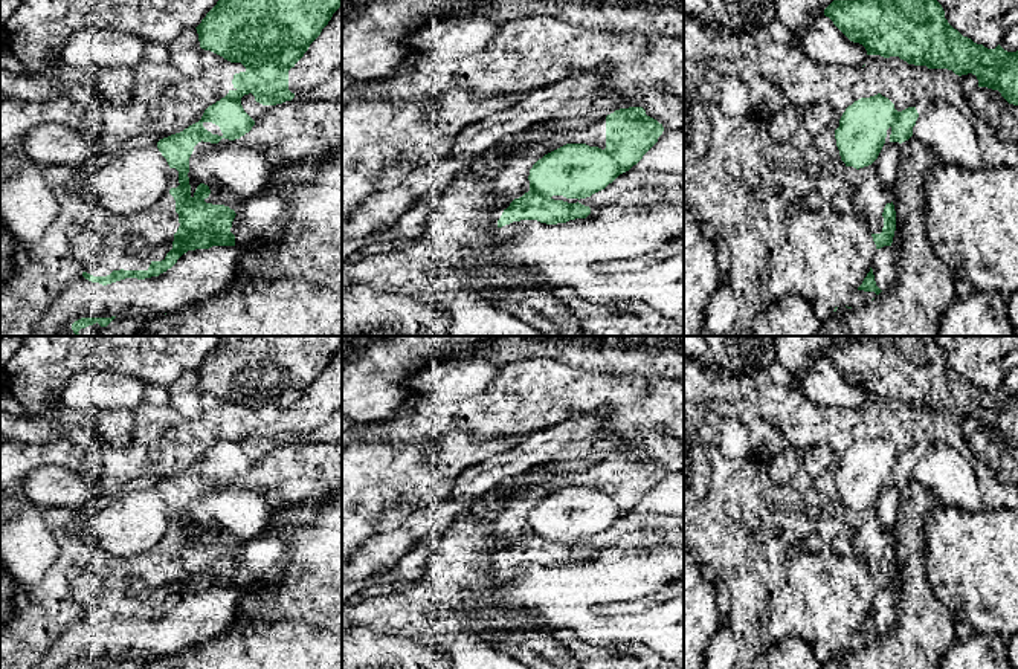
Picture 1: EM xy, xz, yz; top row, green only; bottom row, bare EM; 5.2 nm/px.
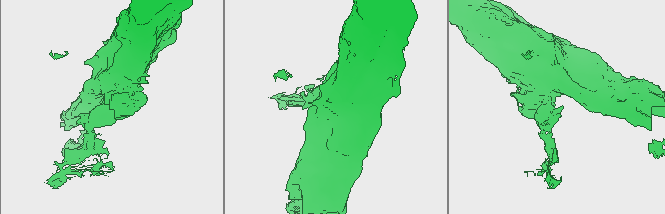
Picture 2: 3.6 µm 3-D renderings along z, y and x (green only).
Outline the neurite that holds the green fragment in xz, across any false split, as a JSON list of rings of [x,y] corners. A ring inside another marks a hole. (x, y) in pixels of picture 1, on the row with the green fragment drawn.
[[[643,107],[620,108],[606,116],[606,148],[566,144],[539,159],[530,170],[530,191],[504,209],[498,228],[520,220],[546,225],[586,218],[591,208],[563,200],[586,199],[604,189],[636,165],[658,142],[664,127]]]

